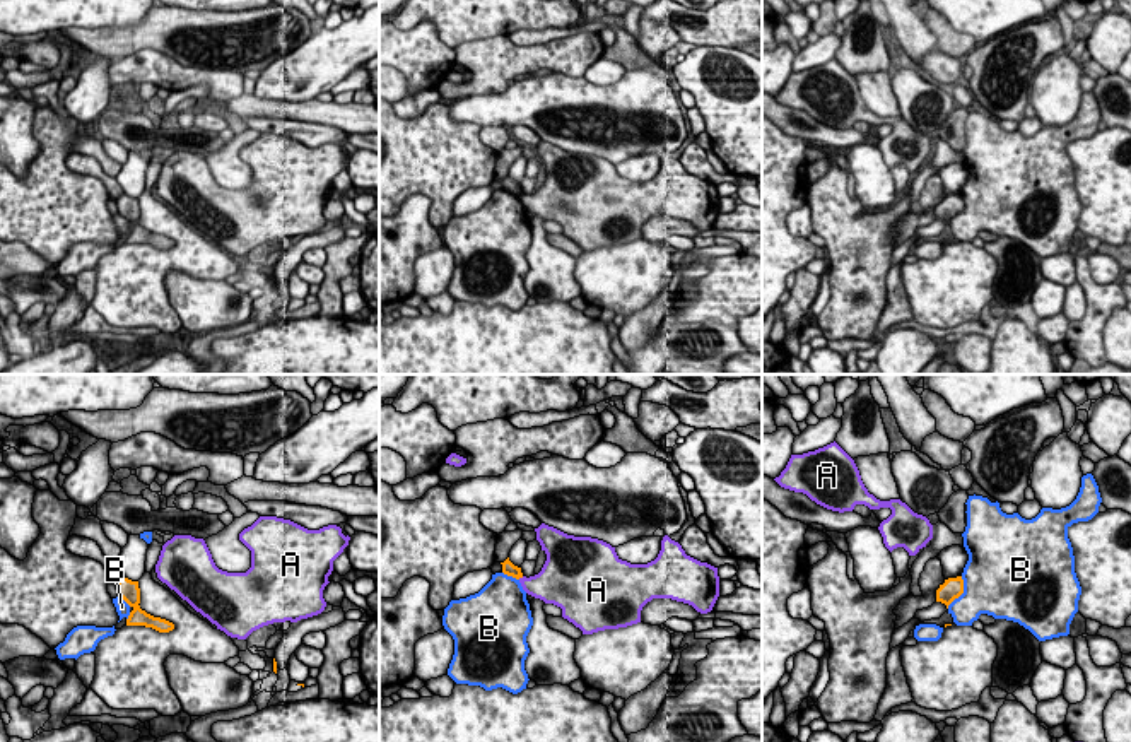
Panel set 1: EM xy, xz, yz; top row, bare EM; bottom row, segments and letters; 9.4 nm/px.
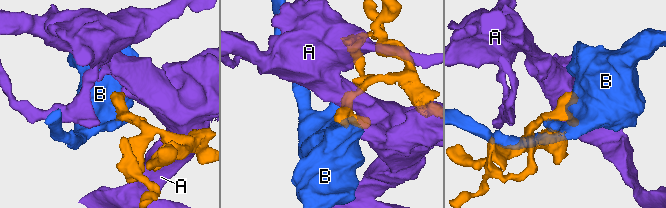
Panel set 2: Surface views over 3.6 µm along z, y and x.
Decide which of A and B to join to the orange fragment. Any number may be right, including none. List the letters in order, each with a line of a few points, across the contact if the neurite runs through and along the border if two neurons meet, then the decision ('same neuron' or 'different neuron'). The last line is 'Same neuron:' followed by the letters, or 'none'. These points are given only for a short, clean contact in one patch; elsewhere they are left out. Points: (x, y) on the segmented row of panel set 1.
A: line xz (523, 577), (518, 578); different neuron
B: different neuron
Same neuron: none

